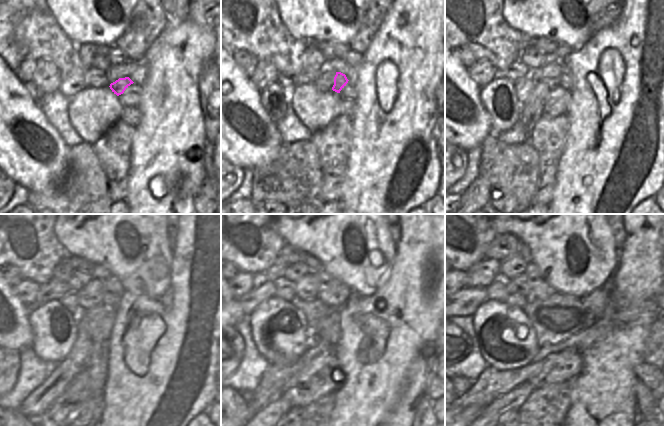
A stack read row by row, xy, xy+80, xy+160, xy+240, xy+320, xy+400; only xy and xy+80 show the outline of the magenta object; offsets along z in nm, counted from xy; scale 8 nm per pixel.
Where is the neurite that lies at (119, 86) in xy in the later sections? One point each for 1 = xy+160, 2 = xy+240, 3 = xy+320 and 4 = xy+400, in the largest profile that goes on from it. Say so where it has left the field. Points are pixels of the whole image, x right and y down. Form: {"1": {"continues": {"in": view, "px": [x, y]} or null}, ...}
{"1": {"continues": {"in": "xy+160", "px": [549, 73]}}, "2": {"continues": {"in": "xy+240", "px": [89, 296]}}, "3": {"continues": {"in": "xy+320", "px": [306, 288]}}, "4": {"continues": {"in": "xy+400", "px": [519, 285]}}}

